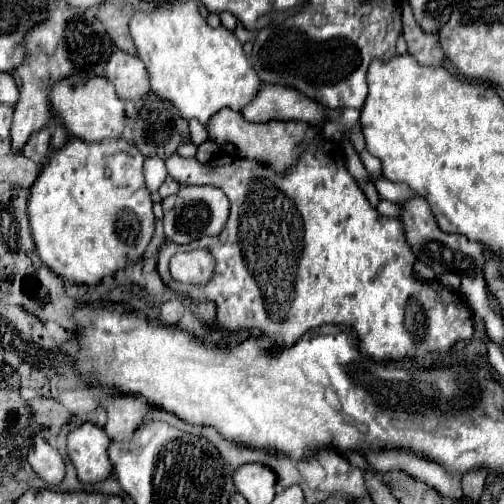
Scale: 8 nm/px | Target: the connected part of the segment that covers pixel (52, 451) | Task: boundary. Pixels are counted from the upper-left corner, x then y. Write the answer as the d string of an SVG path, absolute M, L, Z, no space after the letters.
M36 436L34 438L34 448L28 454L28 462L34 468L34 472L46 480L50 486L56 486L64 480L66 468L64 468L64 458L58 454L56 448L52 448L44 438Z

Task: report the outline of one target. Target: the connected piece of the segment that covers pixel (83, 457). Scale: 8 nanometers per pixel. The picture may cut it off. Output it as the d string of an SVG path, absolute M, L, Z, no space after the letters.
M90 422L68 434L68 456L82 484L96 484L112 474L112 462L108 458L110 444L108 434Z

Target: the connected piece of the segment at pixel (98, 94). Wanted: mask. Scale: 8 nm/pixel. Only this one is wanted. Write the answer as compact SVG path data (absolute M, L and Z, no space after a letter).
M72 78L60 80L52 86L50 100L58 120L64 122L64 126L72 136L86 142L100 142L108 138L118 140L122 136L122 130L126 126L126 108L106 78L88 80L88 84Z

